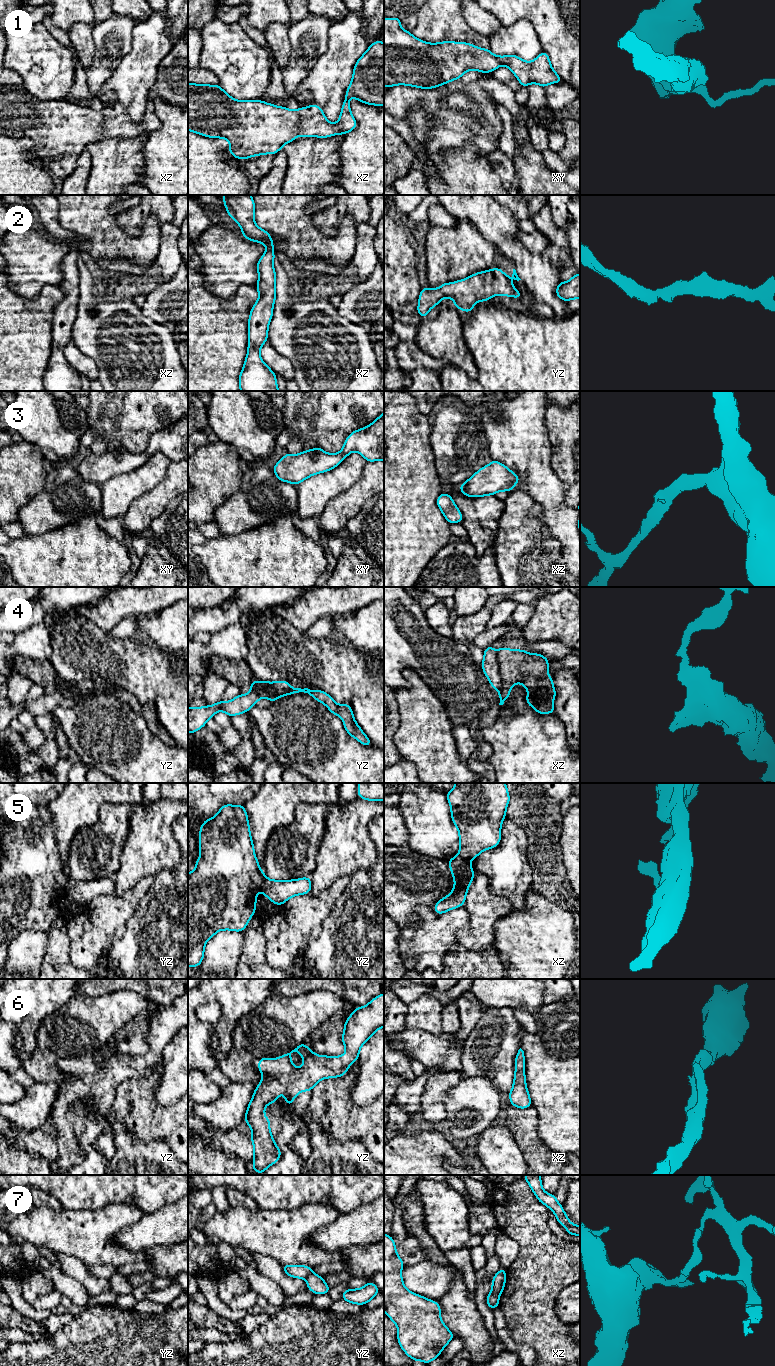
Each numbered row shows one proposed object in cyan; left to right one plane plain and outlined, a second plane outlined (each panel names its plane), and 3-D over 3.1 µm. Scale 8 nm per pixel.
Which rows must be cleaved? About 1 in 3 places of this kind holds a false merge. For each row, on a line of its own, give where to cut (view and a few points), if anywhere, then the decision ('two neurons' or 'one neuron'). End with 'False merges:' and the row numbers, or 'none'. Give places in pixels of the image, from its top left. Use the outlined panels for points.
1: cut none; one neuron
2: cut none; one neuron
3: cut none; one neuron
4: cut xz (496, 651), (500, 681), (498, 689); two neurons
5: cut yz (264, 875), (260, 886); two neurons
6: cut none; one neuron
7: cut xz (490, 1293), (498, 1296); two neurons
False merges: 4, 5, 7

